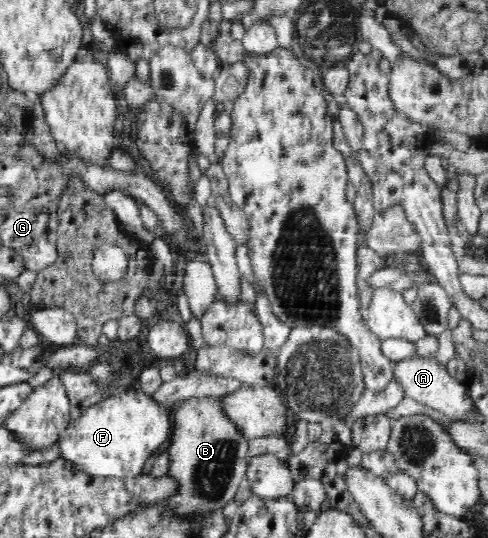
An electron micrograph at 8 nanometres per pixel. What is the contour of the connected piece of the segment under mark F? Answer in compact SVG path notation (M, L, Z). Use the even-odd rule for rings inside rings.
M142 389L128 390L123 393L105 396L100 402L89 406L78 419L70 421L58 434L58 450L62 459L72 463L72 471L86 473L93 477L119 478L135 477L141 474L146 460L170 438L172 422L169 408L158 405L152 396L142 393Z

